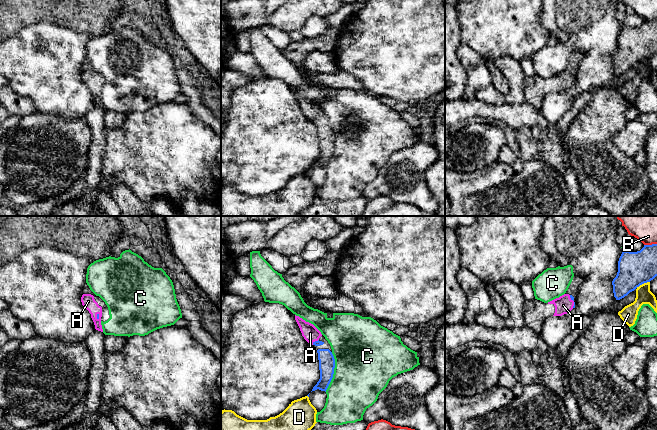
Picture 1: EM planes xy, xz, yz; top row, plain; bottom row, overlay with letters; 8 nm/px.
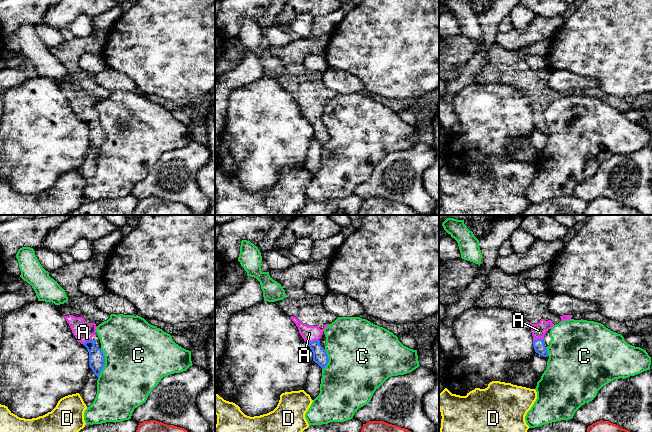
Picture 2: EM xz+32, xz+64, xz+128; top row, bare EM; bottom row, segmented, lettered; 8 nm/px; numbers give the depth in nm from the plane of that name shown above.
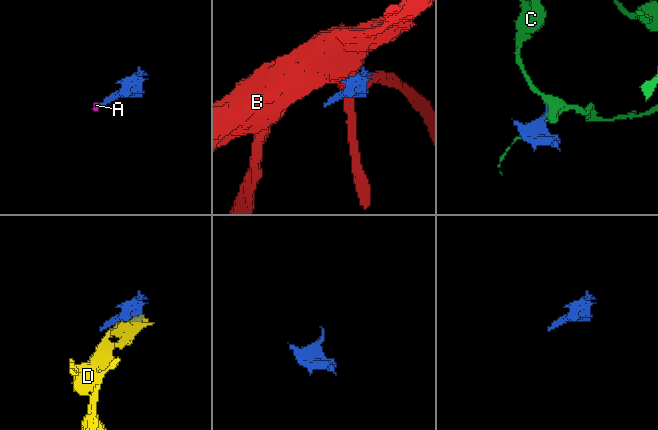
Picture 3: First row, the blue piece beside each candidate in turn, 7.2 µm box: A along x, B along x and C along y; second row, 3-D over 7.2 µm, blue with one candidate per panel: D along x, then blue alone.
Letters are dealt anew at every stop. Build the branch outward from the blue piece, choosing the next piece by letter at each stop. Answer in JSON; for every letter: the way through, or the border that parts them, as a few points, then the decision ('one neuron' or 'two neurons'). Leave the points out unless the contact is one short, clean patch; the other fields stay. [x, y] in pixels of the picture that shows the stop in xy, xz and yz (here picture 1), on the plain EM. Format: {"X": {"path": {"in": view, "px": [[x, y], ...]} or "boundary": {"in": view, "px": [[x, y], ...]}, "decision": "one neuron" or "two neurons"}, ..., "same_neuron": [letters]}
{"A": {"path": {"in": "yz", "px": [[572, 74], [573, 76], [568, 76], [563, 81]]}, "decision": "one neuron"}, "B": {"decision": "two neurons"}, "C": {"decision": "two neurons"}, "D": {"decision": "two neurons"}, "same_neuron": ["A"]}

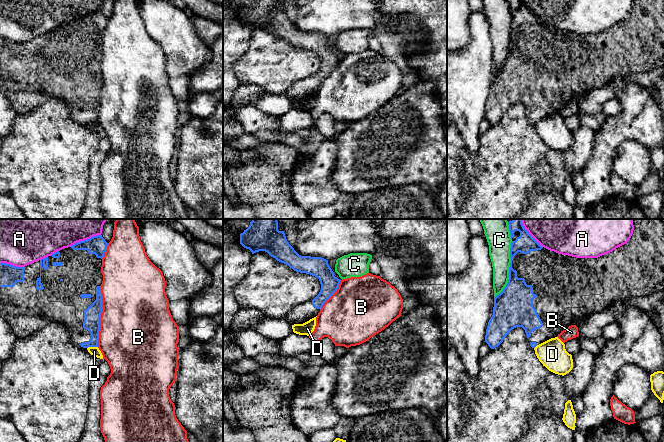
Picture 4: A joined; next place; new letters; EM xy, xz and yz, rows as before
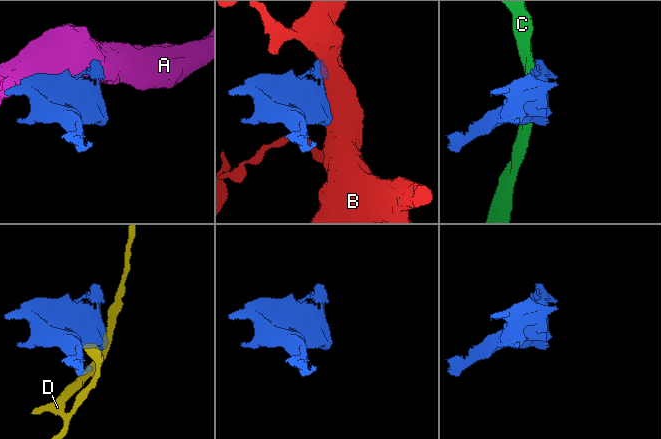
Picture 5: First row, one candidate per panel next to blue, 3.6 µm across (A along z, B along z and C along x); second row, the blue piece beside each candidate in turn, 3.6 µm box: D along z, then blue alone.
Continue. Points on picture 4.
{"A": {"decision": "two neurons"}, "B": {"decision": "two neurons"}, "C": {"decision": "two neurons"}, "D": {"boundary": {"in": "xy", "px": [[97, 122], [89, 122], [87, 124]]}, "decision": "two neurons"}, "same_neuron": []}

